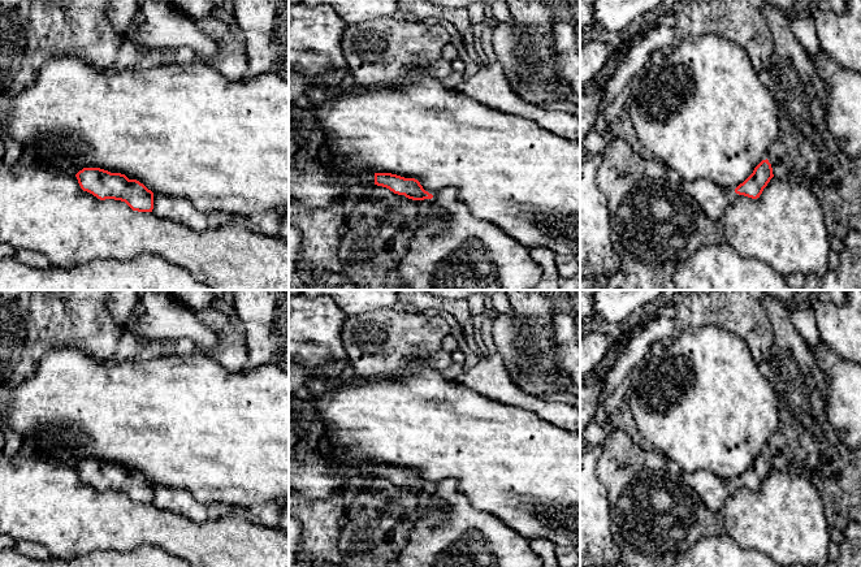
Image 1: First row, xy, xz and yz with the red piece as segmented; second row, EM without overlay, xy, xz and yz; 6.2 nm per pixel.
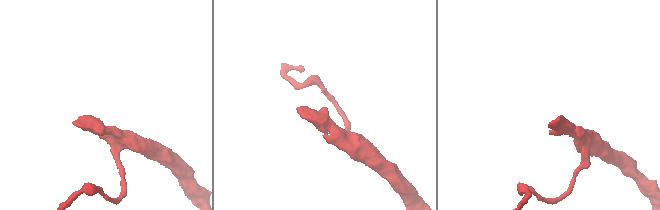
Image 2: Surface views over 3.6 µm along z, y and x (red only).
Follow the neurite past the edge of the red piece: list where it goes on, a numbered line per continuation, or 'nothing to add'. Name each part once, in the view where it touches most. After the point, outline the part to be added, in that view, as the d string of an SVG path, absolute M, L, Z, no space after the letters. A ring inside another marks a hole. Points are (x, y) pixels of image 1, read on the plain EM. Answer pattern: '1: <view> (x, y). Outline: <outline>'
1: yz (713, 490). Outline: M705 469L695 473L683 472L682 479L713 512L721 511L726 499L736 486L735 481L721 479Z

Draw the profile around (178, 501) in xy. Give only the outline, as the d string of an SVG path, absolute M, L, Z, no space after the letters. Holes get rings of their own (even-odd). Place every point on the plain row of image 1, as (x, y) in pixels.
M153 485L152 503L161 510L181 515L195 523L208 520L207 506L196 501L191 492L186 489Z

